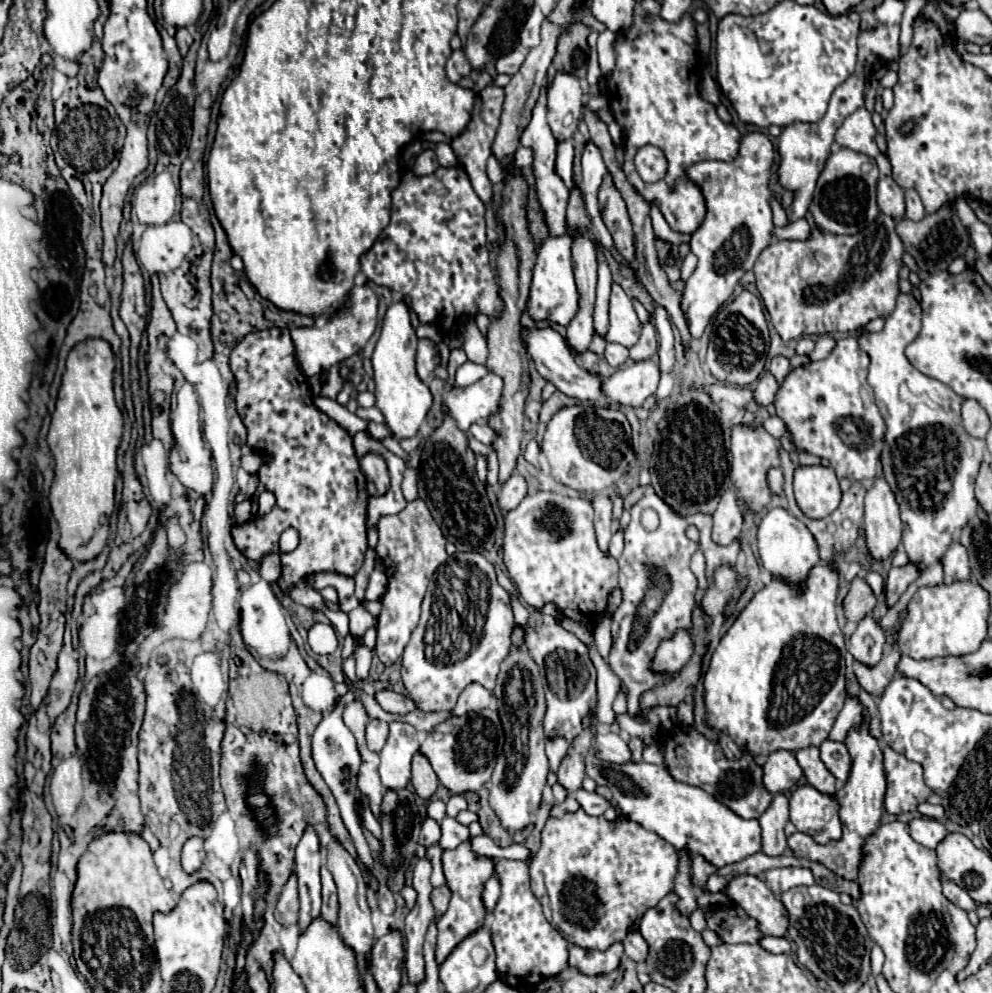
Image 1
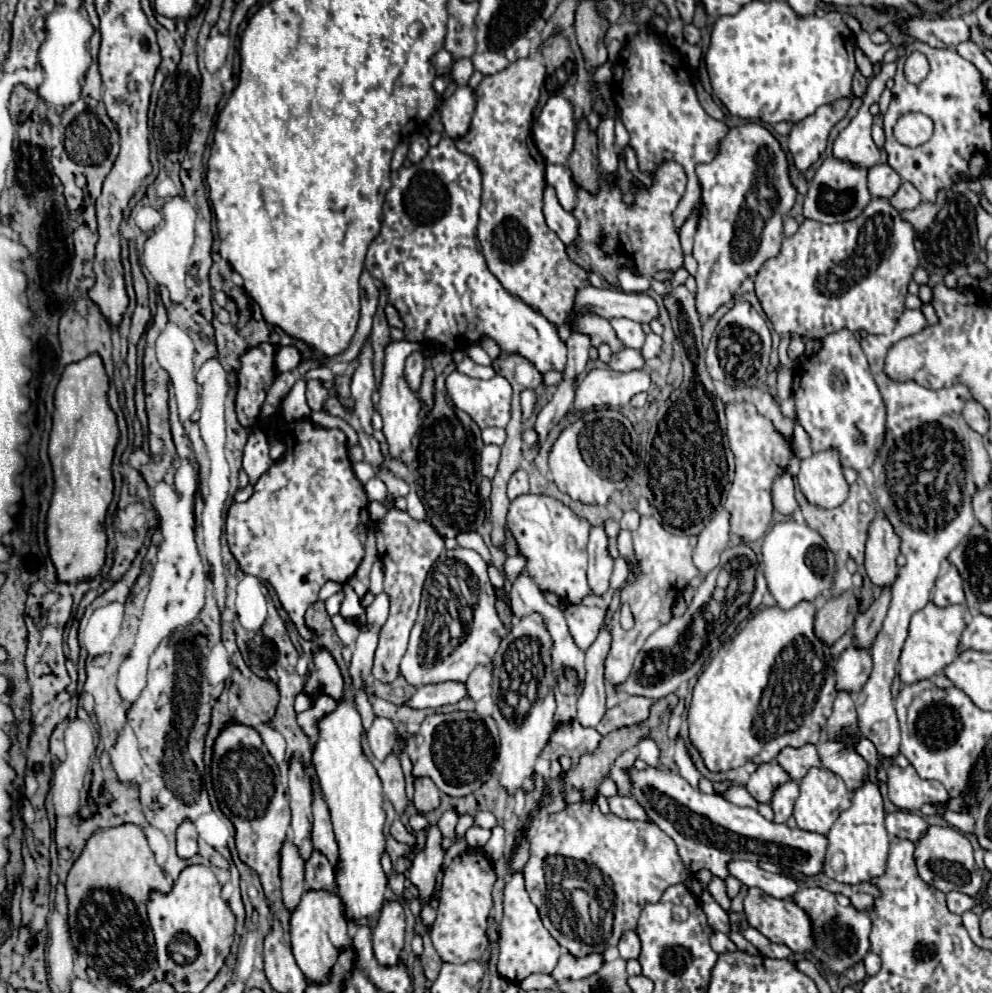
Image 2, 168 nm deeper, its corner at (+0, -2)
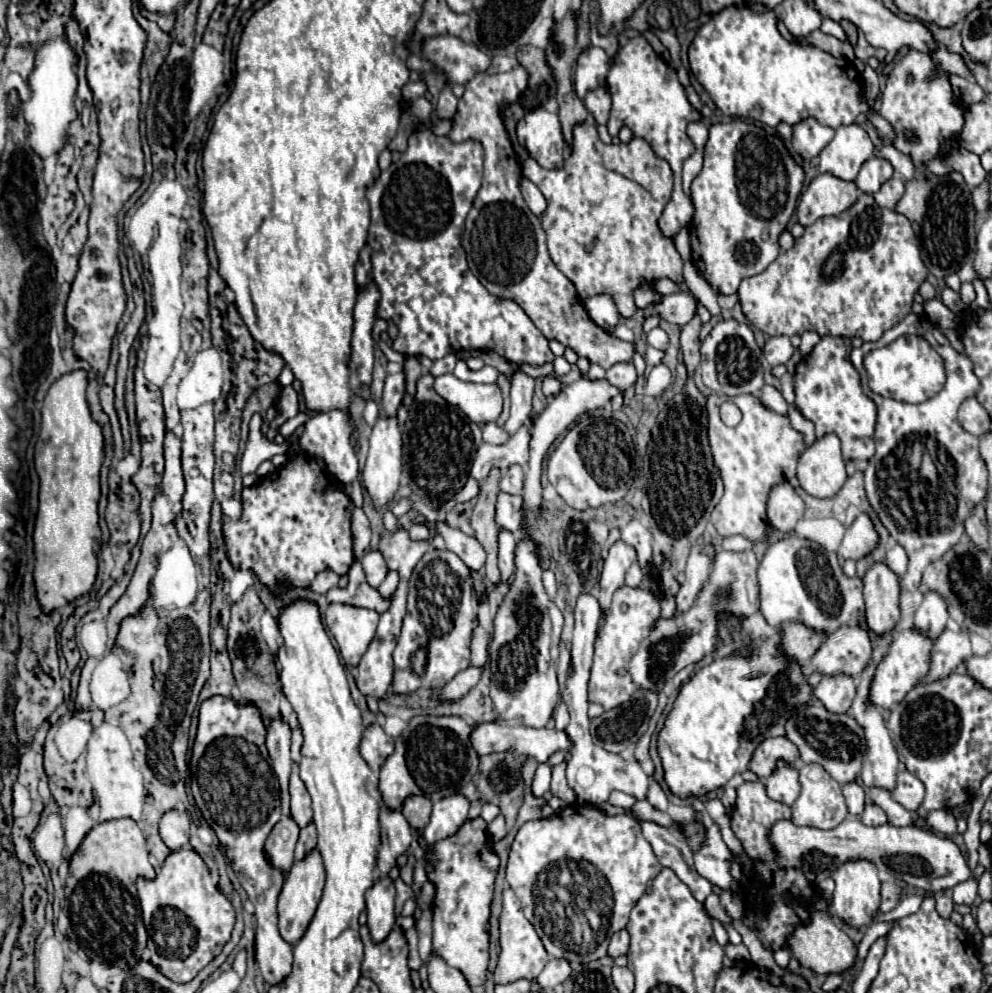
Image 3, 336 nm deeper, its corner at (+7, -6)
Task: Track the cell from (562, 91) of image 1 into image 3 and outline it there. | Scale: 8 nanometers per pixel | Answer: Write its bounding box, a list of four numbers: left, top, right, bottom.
[518,108,564,168]

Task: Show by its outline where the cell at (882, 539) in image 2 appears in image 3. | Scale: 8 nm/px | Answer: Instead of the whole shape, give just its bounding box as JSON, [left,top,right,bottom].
[862,562,898,634]

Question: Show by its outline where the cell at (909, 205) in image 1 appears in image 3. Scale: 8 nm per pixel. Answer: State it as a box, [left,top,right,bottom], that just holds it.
[874,178,906,210]

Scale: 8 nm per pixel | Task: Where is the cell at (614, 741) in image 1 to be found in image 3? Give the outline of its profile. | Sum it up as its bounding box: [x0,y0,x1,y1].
[474,722,574,762]

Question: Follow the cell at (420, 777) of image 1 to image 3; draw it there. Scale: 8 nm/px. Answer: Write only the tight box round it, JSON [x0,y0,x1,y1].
[402,796,432,828]

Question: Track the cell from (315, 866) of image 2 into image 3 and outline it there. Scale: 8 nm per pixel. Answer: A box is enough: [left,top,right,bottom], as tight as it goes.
[296,826,316,862]

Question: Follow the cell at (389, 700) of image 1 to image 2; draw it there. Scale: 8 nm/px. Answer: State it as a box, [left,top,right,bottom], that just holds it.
[407,682,467,708]

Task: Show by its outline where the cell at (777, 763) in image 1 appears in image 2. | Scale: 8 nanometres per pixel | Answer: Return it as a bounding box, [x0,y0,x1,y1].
[747,762,789,804]

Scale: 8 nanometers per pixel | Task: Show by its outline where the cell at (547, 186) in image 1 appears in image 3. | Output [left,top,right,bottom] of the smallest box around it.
[448,66,634,370]

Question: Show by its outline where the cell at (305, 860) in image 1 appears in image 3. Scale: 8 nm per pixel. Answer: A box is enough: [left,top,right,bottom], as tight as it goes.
[266,720,292,816]

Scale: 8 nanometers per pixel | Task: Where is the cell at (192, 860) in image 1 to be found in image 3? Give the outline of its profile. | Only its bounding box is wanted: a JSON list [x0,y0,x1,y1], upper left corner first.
[160,810,190,852]

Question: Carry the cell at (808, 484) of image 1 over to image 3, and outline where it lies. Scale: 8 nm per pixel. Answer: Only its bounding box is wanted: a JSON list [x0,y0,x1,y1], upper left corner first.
[796,436,846,498]

